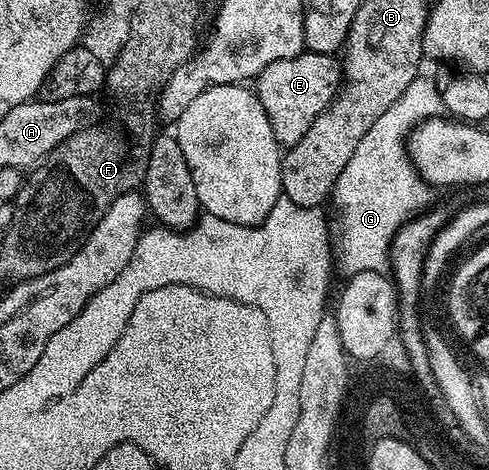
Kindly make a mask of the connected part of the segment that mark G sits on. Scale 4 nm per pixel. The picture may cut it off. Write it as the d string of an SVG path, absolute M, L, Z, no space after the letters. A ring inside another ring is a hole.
M419 74L412 86L408 86L408 90L404 90L404 94L400 94L400 98L392 102L392 106L388 106L388 110L384 110L380 118L376 118L376 123L369 128L368 134L360 138L360 146L356 146L352 158L348 158L348 166L344 166L340 178L334 183L332 193L332 204L338 207L338 224L342 227L336 232L336 260L337 263L338 260L342 263L346 274L354 276L361 271L389 273L392 238L402 224L431 207L431 185L419 176L418 169L414 167L414 161L407 151L407 141L411 130L417 124L441 117L443 112L437 83L433 79L430 81L426 74Z

